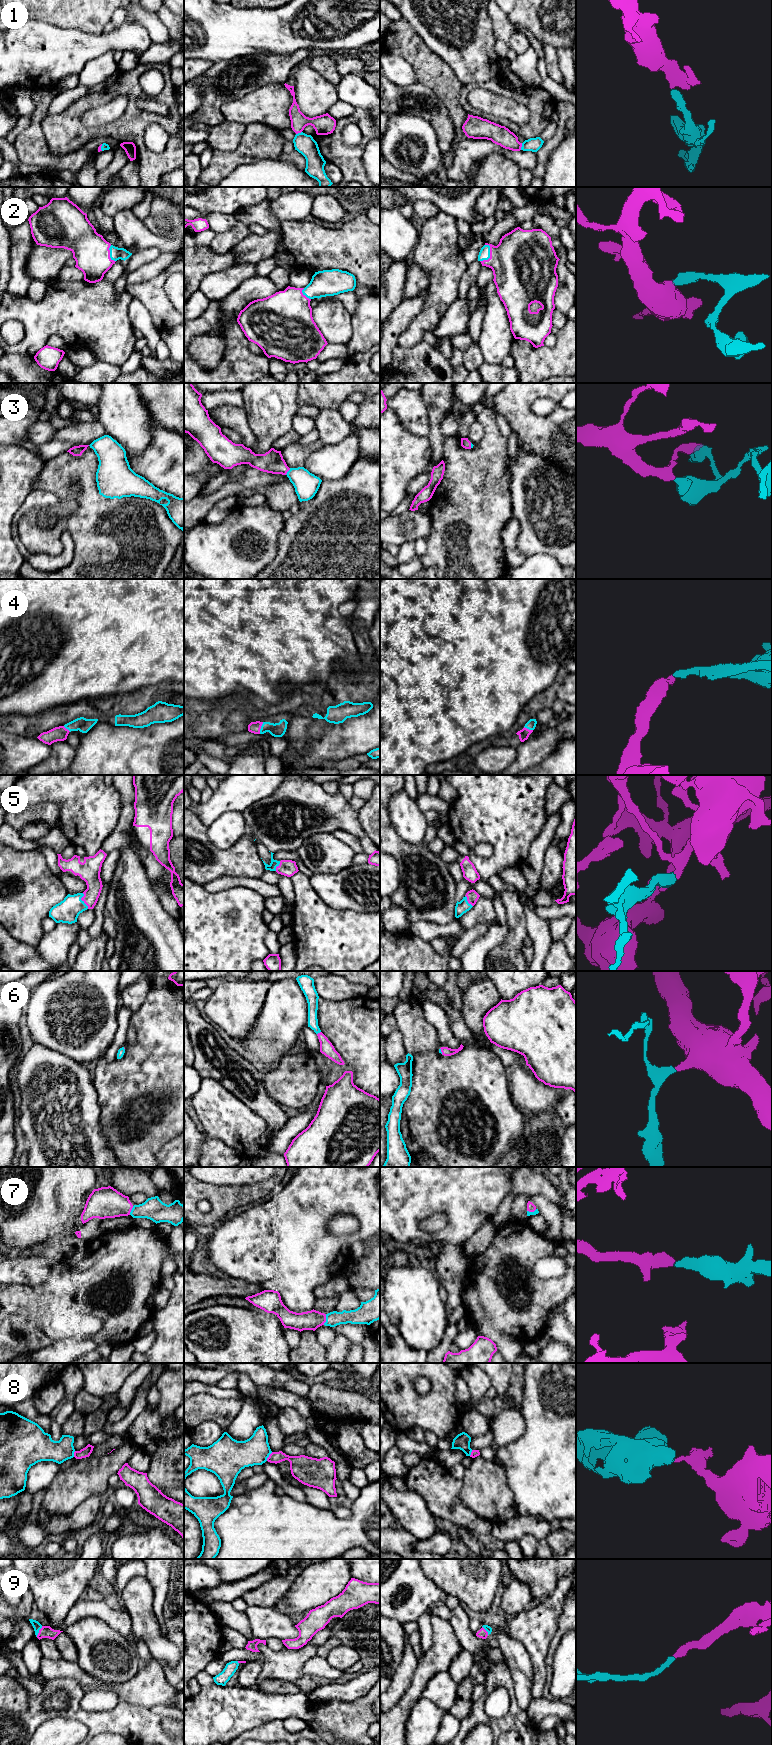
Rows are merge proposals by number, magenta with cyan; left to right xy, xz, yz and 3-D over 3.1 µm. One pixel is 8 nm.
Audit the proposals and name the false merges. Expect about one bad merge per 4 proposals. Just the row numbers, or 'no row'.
8

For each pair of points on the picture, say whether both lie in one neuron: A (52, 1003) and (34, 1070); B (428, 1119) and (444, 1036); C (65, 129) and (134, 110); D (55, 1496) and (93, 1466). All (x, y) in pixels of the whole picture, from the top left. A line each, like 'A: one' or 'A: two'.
A: two
B: two
C: one
D: one

